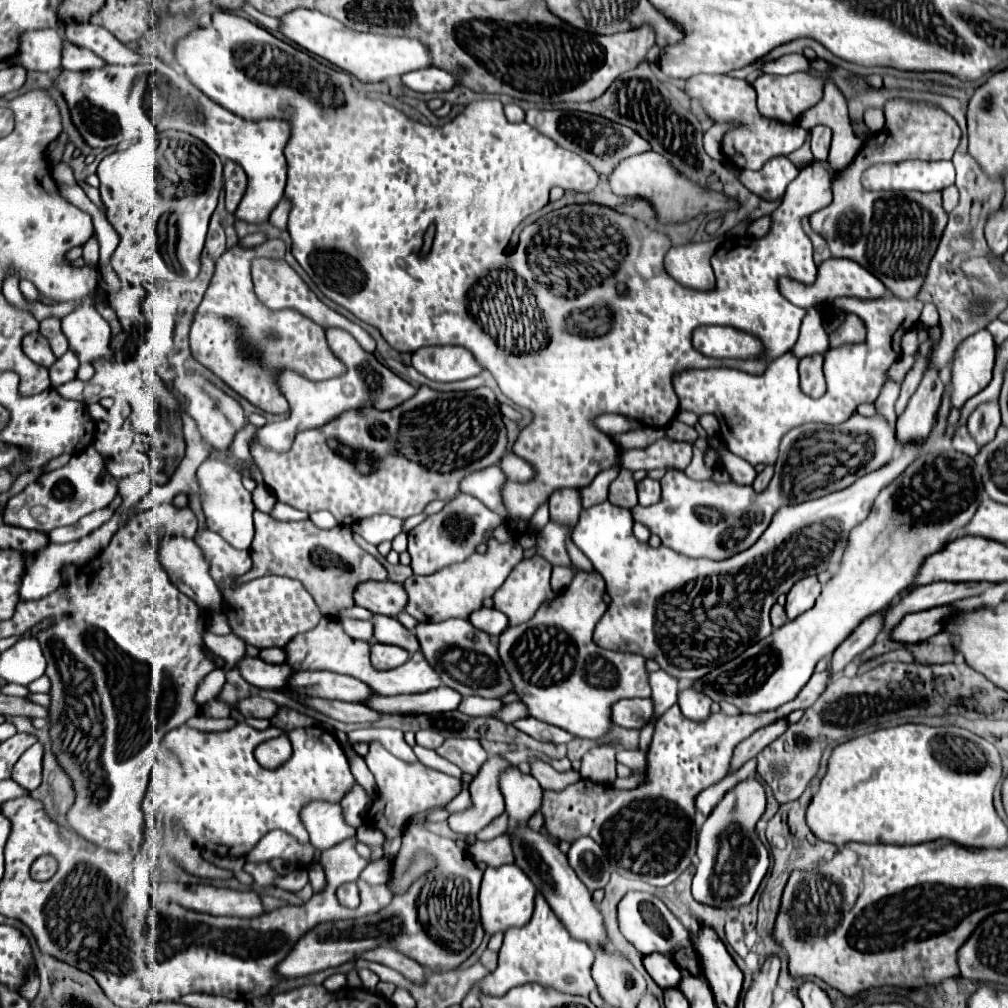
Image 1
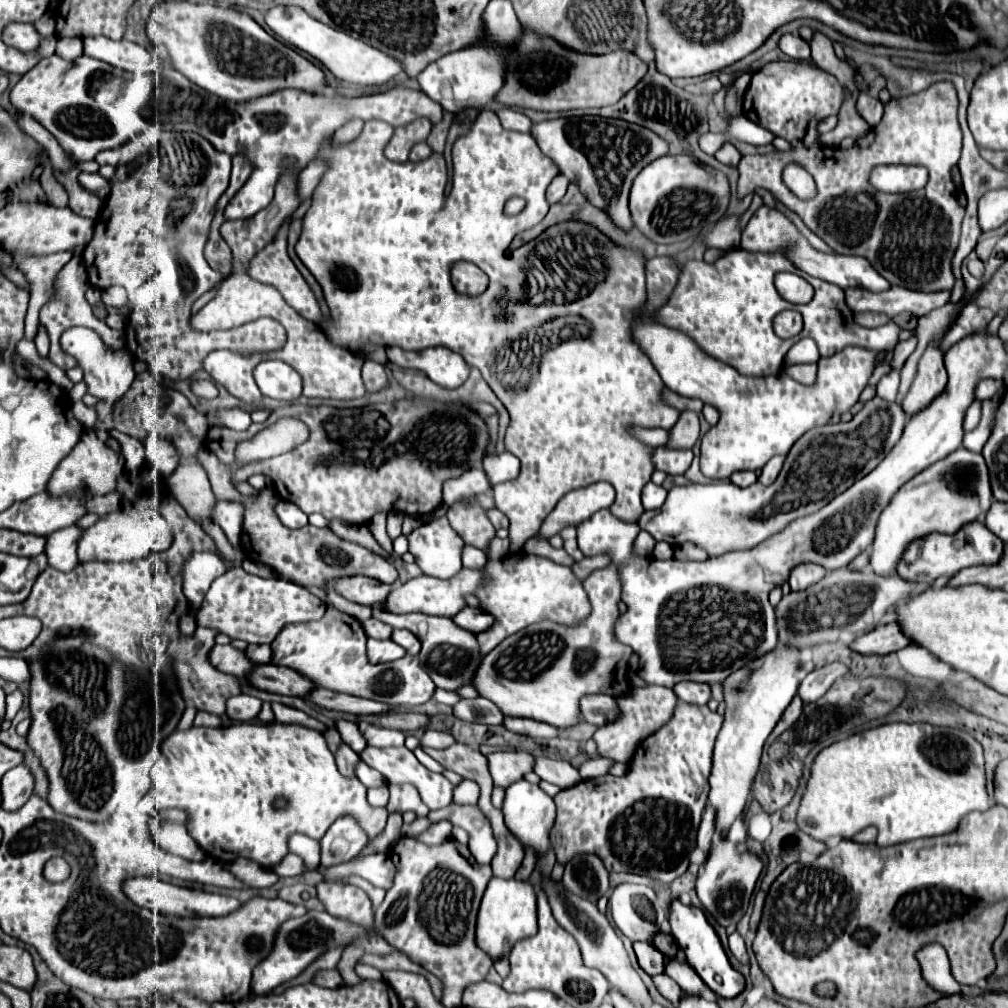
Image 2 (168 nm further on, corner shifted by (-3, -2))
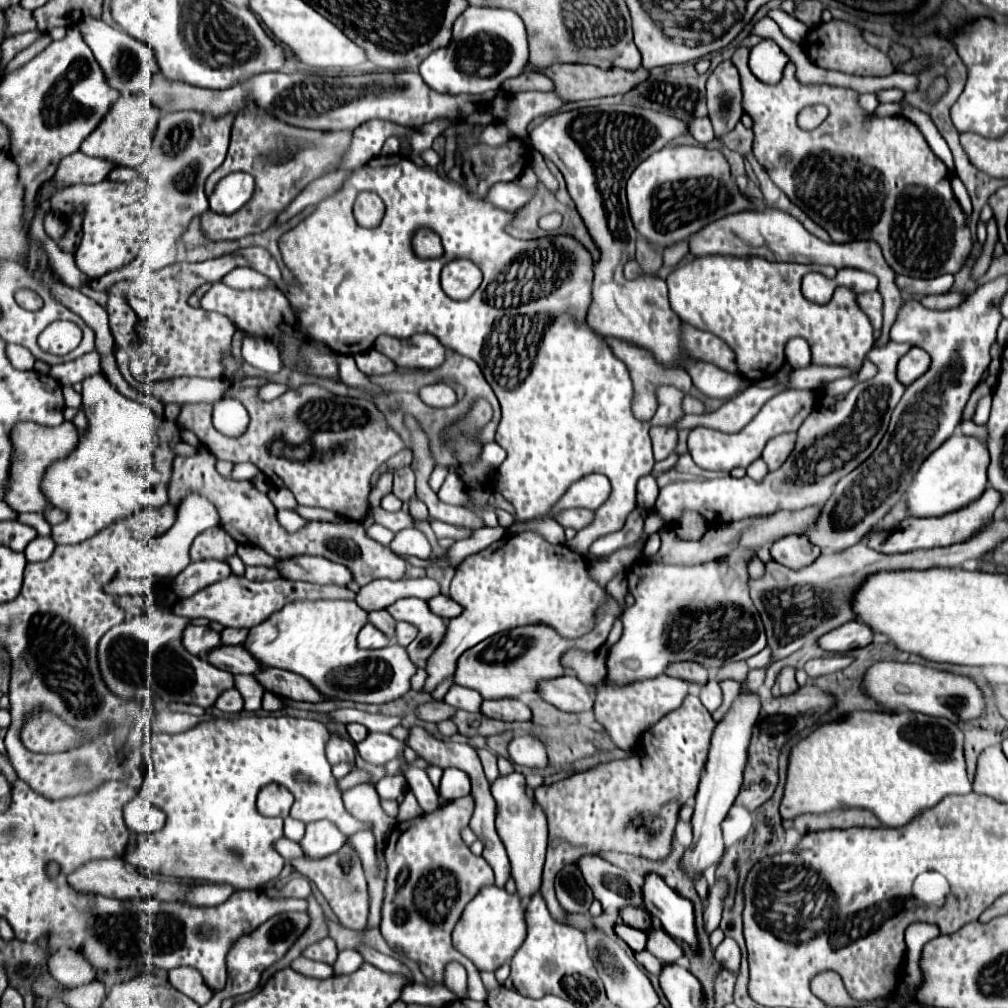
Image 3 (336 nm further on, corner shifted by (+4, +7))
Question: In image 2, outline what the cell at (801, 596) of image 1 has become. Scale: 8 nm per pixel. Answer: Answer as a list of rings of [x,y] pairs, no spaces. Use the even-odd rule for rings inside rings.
[[[805,562],[805,564],[799,564],[799,566],[795,566],[791,570],[789,584],[791,584],[791,590],[805,590],[813,582],[819,582],[823,576],[825,576],[825,568],[823,566]]]

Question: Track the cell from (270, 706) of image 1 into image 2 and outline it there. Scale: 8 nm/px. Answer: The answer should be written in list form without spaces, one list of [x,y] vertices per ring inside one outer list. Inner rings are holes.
[[[239,694],[227,700],[227,716],[235,722],[249,722],[255,720],[259,710],[261,710],[261,700],[247,696],[247,694]]]

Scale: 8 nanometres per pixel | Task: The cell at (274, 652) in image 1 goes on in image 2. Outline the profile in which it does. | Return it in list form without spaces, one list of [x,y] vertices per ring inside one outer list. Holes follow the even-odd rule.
[[[249,644],[245,648],[245,656],[253,664],[269,664],[271,662],[271,648],[269,646],[253,646],[253,644]]]

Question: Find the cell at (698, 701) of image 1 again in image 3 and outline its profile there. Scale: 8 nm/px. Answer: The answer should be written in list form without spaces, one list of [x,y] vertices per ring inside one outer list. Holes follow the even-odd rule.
[[[672,663],[666,669],[666,675],[670,677],[678,677],[682,681],[690,681],[696,685],[706,685],[708,683],[708,669],[704,669],[702,665],[696,663]]]

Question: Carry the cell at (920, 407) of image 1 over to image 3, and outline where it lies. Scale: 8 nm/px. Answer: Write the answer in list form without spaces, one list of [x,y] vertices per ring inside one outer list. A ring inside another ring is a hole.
[[[914,347],[898,363],[898,381],[904,387],[908,387],[918,377],[922,377],[922,373],[926,373],[928,367],[930,367],[930,355],[924,349]]]

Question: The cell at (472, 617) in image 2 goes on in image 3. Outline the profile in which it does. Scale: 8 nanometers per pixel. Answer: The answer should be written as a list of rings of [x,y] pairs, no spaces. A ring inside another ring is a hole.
[[[438,595],[438,597],[432,597],[430,599],[430,609],[434,611],[434,613],[438,613],[440,617],[444,617],[444,619],[454,619],[454,617],[458,617],[458,615],[462,615],[462,605],[458,605],[454,599],[450,599],[450,597],[446,597],[446,595]]]

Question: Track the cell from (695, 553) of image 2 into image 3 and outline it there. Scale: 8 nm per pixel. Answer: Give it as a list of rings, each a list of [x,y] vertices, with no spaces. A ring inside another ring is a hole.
[[[684,513],[684,517],[674,527],[676,537],[682,541],[698,541],[710,525],[696,513]]]

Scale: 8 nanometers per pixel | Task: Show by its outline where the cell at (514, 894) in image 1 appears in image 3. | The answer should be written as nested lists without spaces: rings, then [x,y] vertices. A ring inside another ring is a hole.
[[[496,883],[486,885],[464,909],[458,925],[454,927],[454,947],[474,961],[480,971],[494,971],[518,951],[526,939],[526,909],[516,893],[508,893]]]

